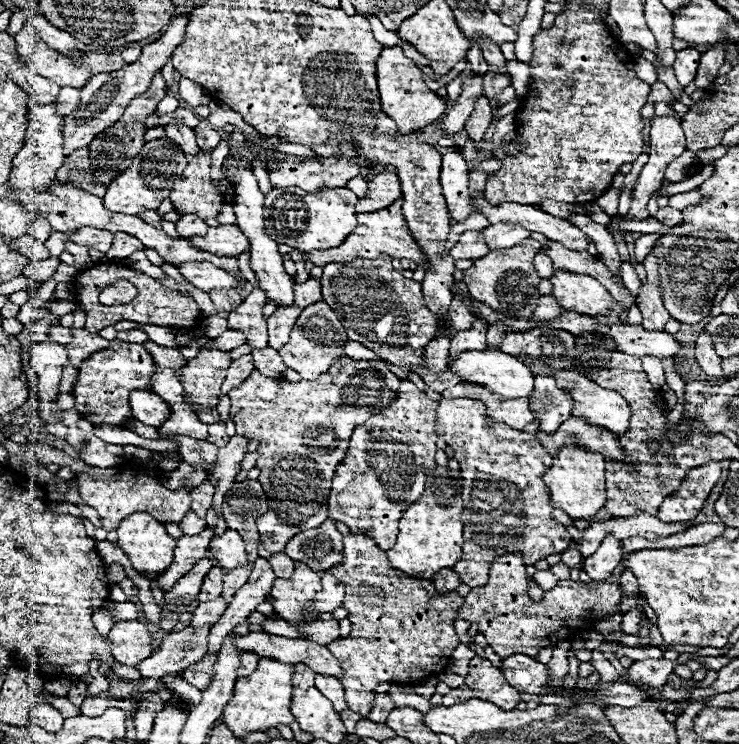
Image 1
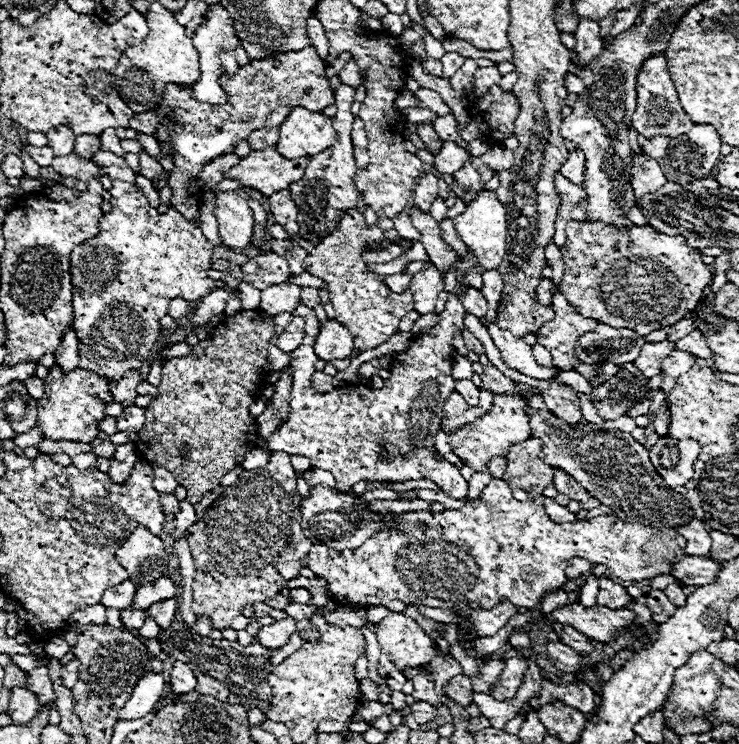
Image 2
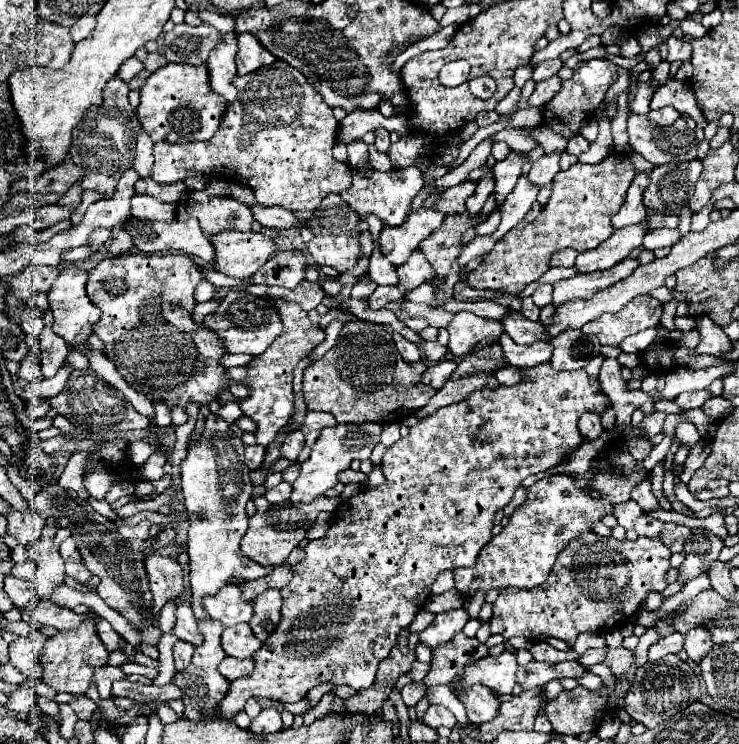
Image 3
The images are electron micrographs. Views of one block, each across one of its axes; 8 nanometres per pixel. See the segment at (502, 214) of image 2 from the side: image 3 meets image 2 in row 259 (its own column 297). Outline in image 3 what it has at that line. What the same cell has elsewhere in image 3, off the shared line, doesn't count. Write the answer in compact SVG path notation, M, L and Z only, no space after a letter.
M364 422L364 424L336 424L332 428L324 428L318 436L318 440L312 446L312 454L306 462L302 462L300 476L296 478L290 494L290 502L296 504L310 504L316 496L324 494L326 490L334 488L338 484L338 472L346 470L354 458L364 460L370 458L372 448L380 442L380 430L382 424L378 422Z

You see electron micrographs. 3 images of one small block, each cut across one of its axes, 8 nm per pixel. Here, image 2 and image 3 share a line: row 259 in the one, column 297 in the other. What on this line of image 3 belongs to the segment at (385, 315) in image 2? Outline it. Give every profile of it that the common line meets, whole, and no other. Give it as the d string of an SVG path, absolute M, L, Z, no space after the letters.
M272 300L278 306L280 318L282 318L282 334L268 346L268 352L256 356L256 360L250 364L250 372L246 378L246 384L250 386L248 396L240 402L240 408L246 416L250 416L256 424L256 440L258 444L266 446L274 440L276 432L290 420L294 412L294 394L292 394L292 370L298 364L300 358L304 358L314 346L318 346L324 340L324 330L318 324L312 324L308 314L292 302L284 300Z

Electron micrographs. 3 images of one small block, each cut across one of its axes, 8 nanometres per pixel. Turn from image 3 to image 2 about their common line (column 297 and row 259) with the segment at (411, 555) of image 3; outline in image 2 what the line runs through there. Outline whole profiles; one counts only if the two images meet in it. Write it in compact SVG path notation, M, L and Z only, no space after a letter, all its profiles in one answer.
M570 222L566 226L566 236L568 236L568 240L566 240L566 246L562 248L566 270L564 270L564 280L560 284L560 292L568 298L568 302L572 302L576 308L580 308L580 314L584 318L594 318L594 320L610 324L614 328L630 328L630 330L636 330L638 334L646 336L646 334L650 334L654 330L660 330L664 326L672 326L680 318L688 318L690 312L694 312L694 308L698 306L698 302L702 298L702 290L712 282L712 272L702 262L702 254L696 248L690 248L686 244L684 236L668 236L668 234L656 232L652 226L634 226L632 230L616 230L614 226L608 226L608 224L602 224L602 222L584 222L584 224Z

